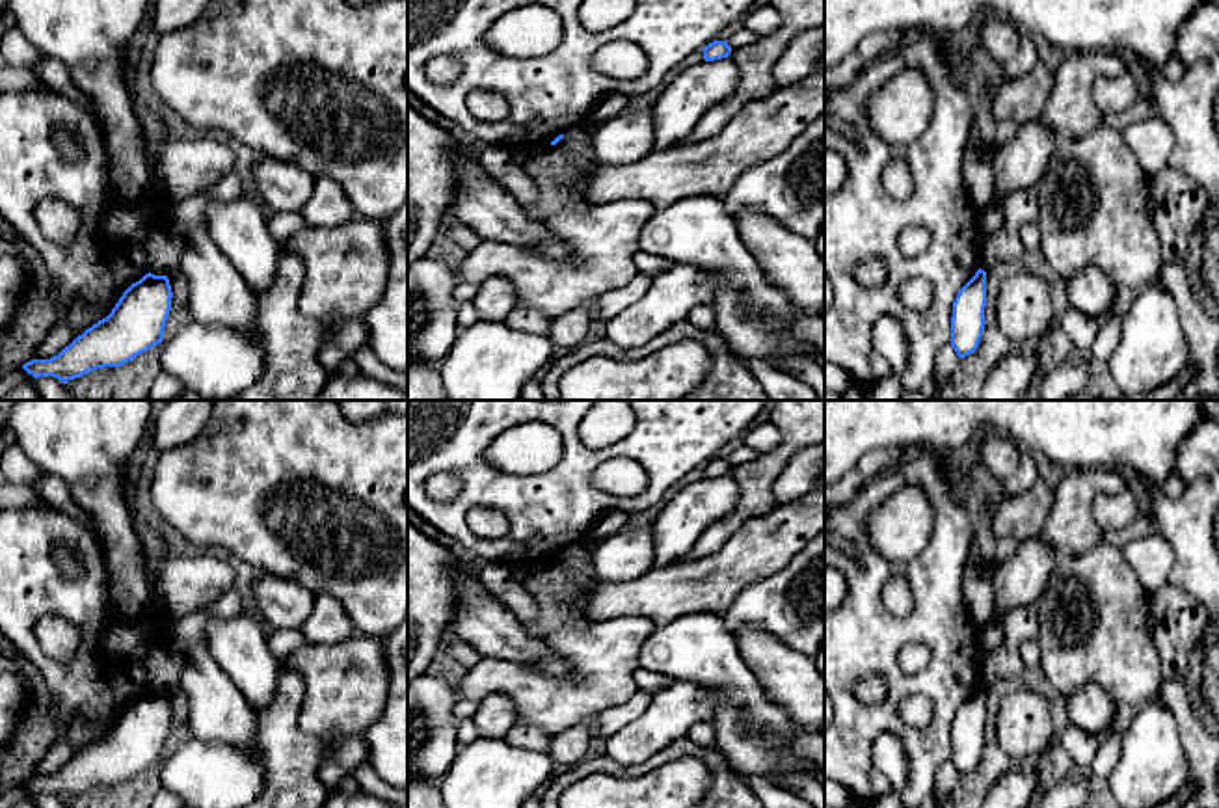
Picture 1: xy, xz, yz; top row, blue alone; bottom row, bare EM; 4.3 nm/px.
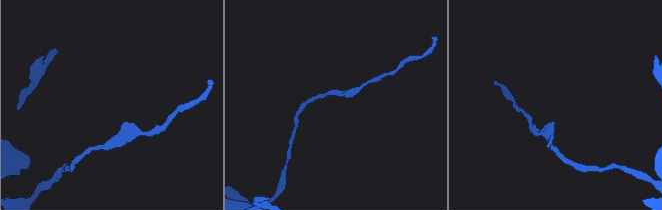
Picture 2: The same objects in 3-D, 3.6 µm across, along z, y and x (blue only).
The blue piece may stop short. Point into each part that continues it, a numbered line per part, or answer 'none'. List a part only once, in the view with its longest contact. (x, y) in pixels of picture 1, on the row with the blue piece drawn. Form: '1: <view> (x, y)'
none

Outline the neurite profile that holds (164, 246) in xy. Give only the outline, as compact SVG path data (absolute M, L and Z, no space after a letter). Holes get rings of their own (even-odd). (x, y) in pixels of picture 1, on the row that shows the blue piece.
M160 223L147 240L149 272L169 276L177 272L184 249L184 238L171 223Z

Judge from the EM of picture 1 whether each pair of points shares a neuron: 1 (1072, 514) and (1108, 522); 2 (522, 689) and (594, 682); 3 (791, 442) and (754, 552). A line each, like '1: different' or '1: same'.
1: different
2: same
3: different

